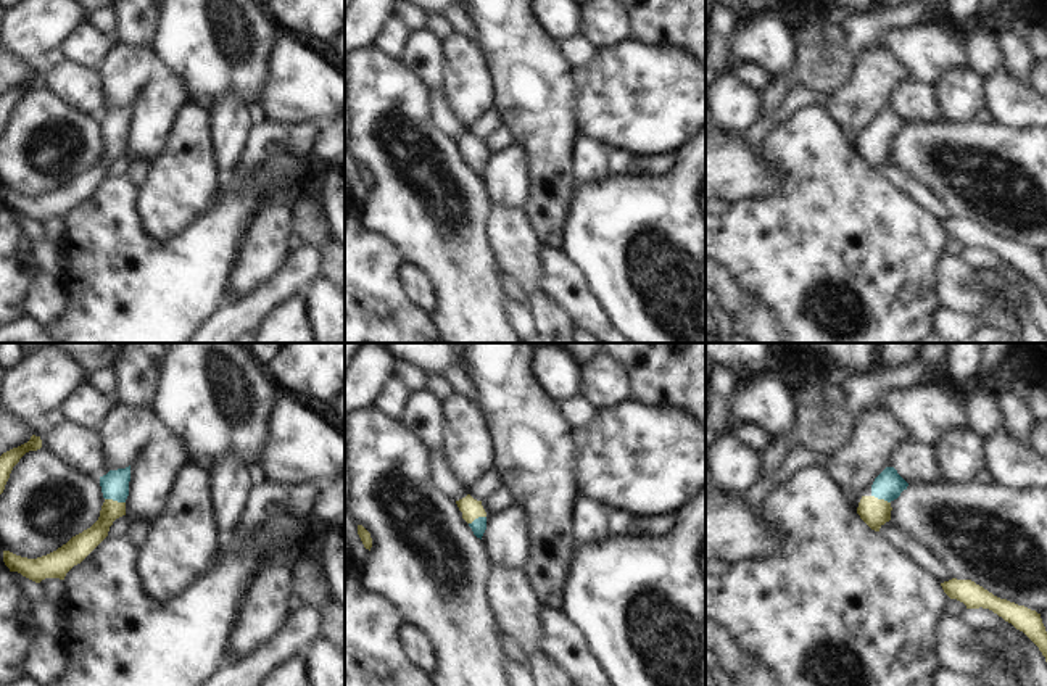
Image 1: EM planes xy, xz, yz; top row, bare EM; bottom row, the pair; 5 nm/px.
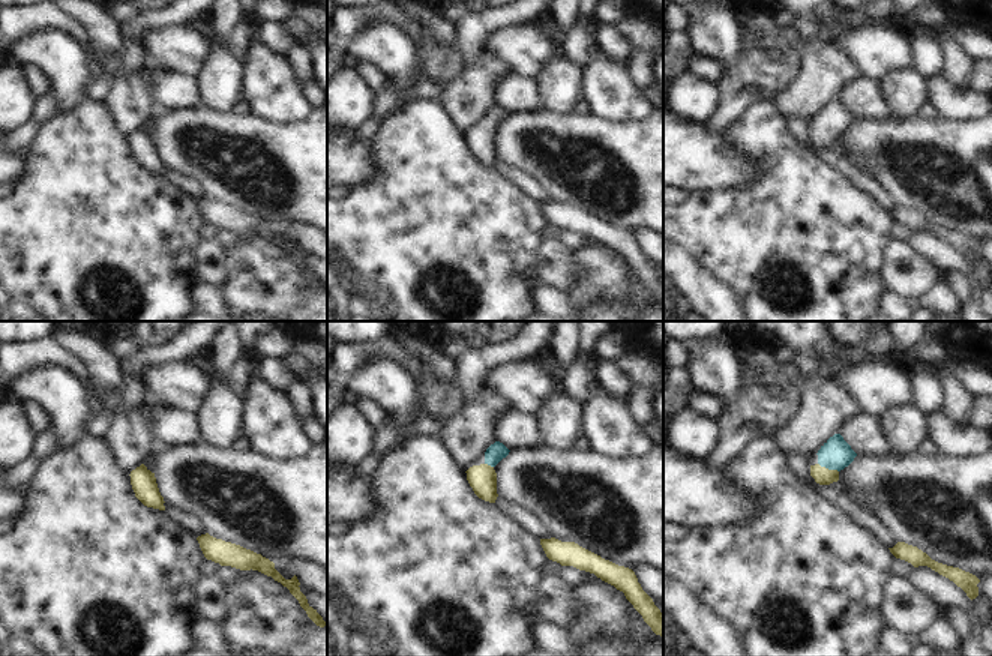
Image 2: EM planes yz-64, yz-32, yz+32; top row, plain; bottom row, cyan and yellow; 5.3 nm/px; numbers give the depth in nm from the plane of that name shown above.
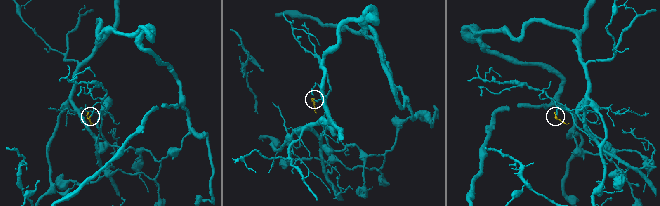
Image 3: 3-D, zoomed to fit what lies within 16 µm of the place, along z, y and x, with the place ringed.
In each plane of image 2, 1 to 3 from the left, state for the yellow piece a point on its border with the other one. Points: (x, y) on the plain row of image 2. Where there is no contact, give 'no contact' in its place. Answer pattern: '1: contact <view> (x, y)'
1: no contact
2: contact yz-32 (489, 128)
3: contact yz+32 (829, 132)

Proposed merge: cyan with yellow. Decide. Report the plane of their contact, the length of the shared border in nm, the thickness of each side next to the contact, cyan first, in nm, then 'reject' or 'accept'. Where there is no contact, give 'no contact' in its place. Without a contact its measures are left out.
xy | 110 nm | 140/100 nm | accept

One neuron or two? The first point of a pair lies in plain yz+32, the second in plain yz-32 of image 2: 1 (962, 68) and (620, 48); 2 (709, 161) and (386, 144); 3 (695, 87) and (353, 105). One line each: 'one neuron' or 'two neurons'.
1: one neuron
2: two neurons
3: one neuron

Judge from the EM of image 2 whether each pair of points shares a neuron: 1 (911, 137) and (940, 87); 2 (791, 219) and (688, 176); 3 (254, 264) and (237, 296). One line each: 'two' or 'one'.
1: two
2: two
3: one

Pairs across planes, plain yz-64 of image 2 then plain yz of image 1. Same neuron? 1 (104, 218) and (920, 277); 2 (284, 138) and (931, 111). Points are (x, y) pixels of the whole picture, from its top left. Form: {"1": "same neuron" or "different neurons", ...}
{"1": "same neuron", "2": "different neurons"}

